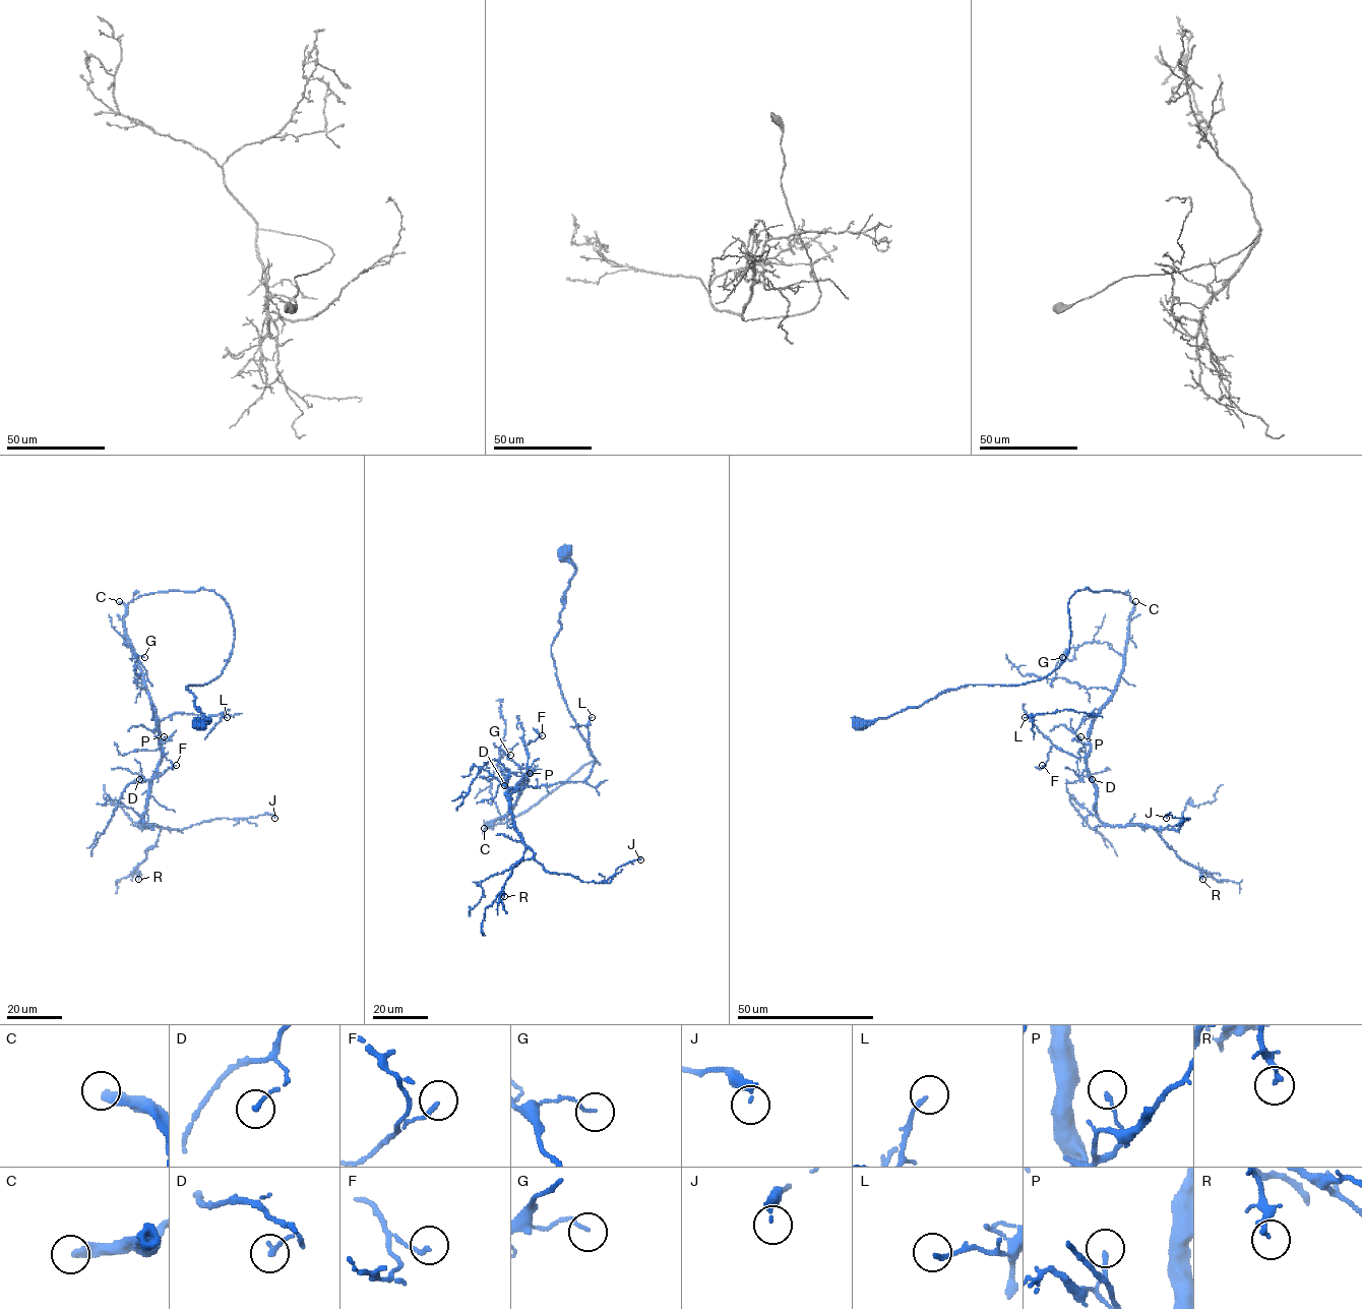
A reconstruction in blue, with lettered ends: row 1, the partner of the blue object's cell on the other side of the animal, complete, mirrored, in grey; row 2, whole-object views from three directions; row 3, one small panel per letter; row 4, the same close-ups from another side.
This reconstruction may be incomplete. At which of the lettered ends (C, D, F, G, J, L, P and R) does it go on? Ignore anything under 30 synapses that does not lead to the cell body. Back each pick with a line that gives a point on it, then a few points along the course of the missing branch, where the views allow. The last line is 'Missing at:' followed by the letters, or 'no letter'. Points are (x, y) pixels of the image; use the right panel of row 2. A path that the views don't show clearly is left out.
C: (1135, 601)
Missing at: C

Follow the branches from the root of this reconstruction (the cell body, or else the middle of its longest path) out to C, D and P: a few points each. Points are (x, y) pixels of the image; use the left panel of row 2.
C: (199, 721), (209, 719), (186, 688), (217, 677), (231, 656), (235, 634), (227, 601), (201, 588), (119, 601)
D: (199, 721), (186, 688), (229, 659), (228, 603), (201, 588), (133, 599), (125, 636), (161, 755), (139, 779)
P: (199, 721), (209, 719), (186, 688), (225, 667), (230, 608), (201, 588), (142, 595), (125, 636), (164, 736)

